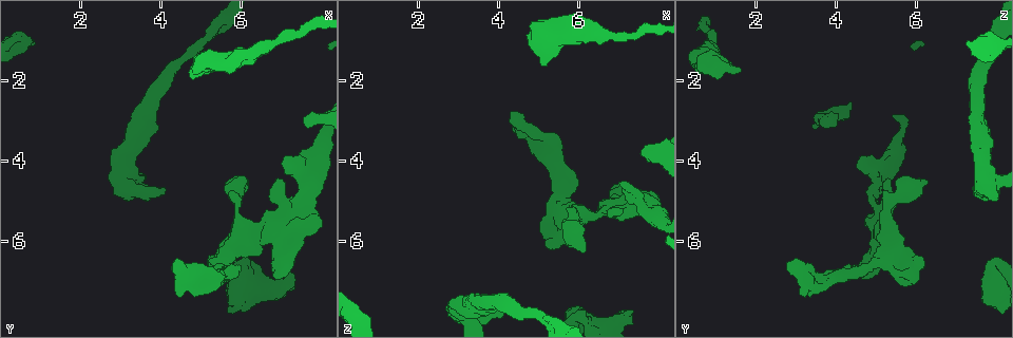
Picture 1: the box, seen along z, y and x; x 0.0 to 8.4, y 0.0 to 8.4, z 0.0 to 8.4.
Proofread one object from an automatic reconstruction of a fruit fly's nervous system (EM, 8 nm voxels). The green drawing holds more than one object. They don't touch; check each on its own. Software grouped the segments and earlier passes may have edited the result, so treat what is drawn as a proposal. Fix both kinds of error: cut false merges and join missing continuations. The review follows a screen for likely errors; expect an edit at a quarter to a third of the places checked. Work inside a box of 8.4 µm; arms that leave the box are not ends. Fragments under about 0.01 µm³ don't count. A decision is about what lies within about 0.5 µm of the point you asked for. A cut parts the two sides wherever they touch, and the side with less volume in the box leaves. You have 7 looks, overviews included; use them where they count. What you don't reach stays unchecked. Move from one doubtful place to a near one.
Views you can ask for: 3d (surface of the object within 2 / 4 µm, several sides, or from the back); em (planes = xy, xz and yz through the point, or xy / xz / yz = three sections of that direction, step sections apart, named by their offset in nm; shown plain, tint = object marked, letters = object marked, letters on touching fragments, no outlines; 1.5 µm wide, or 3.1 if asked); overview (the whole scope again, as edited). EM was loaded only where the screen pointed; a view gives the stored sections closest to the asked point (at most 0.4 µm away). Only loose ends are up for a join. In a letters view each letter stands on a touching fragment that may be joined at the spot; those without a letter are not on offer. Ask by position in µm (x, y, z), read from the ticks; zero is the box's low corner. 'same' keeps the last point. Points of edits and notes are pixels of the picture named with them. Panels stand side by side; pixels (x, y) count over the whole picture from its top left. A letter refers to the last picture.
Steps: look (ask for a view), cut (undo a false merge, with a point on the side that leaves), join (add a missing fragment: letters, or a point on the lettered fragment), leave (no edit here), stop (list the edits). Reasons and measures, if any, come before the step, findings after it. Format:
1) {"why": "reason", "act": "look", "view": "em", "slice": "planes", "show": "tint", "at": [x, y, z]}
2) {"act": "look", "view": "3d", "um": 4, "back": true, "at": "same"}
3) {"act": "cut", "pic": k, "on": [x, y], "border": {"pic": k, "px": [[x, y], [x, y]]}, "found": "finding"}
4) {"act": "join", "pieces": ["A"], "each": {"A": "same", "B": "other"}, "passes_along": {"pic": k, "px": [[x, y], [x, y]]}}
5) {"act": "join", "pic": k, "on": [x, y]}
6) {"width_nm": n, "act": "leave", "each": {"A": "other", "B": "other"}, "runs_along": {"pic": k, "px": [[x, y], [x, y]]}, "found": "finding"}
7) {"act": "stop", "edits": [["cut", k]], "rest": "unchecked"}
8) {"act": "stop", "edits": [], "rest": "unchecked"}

{"why": "stops while still wide", "act": "look", "view": "em", "slice": "planes", "show": "plain", "at": [5.80, 7.65, 7.90]}

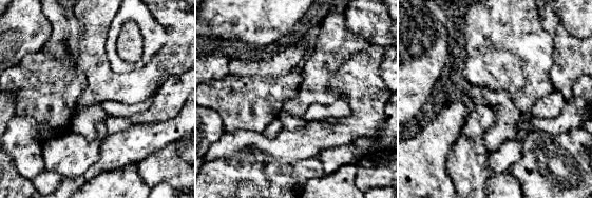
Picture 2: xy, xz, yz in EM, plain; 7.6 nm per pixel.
{"why": "see the neighbours", "act": "look", "view": "em", "slice": "planes", "show": "letters", "at": "same"}

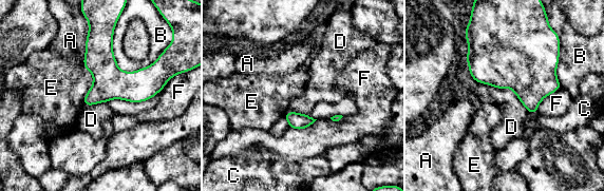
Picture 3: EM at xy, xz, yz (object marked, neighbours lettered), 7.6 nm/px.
{"width_nm": 200, "act": "leave", "each": {"A": "other", "B": "other", "C": "other", "D": "other", "E": "other", "F": "other"}, "border": {"pic": 3, "px": [[477, 82], [509, 88], [528, 112]]}, "found": "no lettered fragment goes on from it"}

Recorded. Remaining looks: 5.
{"why": "stops while still wide", "act": "look", "view": "em", "slice": "planes", "show": "letters", "at": [5.05, 1.70, 1.60]}

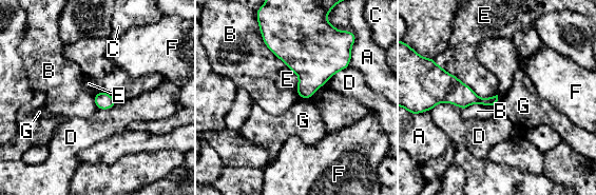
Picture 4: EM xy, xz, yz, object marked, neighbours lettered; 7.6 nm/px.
{"act": "leave", "each": {"A": "other", "B": "other", "C": "other", "D": "other", "E": "other", "F": "other", "G": "other"}, "border": {"pic": 4, "px": [[498, 95], [462, 111]]}, "found": "no lettered fragment goes on from it"}

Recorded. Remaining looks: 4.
{"why": "thick turns thin", "act": "look", "view": "em", "slice": "xy", "step": 8, "show": "tint", "at": [6.55, 1.20, 0.85]}

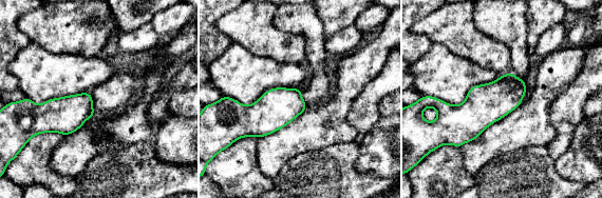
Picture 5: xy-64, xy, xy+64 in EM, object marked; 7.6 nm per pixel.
{"act": "look", "view": "em", "slice": "xy", "step": 8, "show": "letters", "at": "same"}

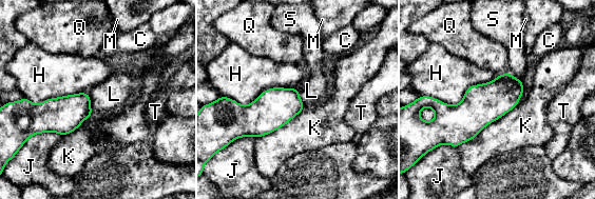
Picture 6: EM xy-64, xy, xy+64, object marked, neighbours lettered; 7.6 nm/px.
{"longest_contact_nm": ["H", 600], "act": "leave", "each": {"C": "other", "H": "other", "J": "other", "K": "other", "L": "other", "M": "other", "Q": "other", "S": "other", "T": "other"}, "border": {"pic": 6, "px": [[506, 72], [501, 74]]}, "found": "one neuron here"}

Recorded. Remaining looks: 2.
{"act": "stop", "edits": [], "rest": "unchecked"}

